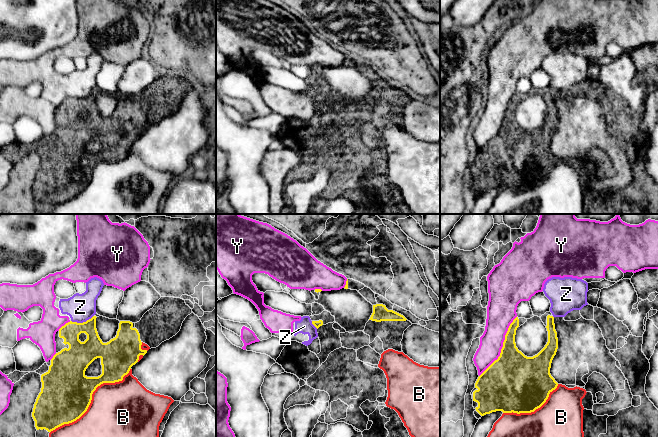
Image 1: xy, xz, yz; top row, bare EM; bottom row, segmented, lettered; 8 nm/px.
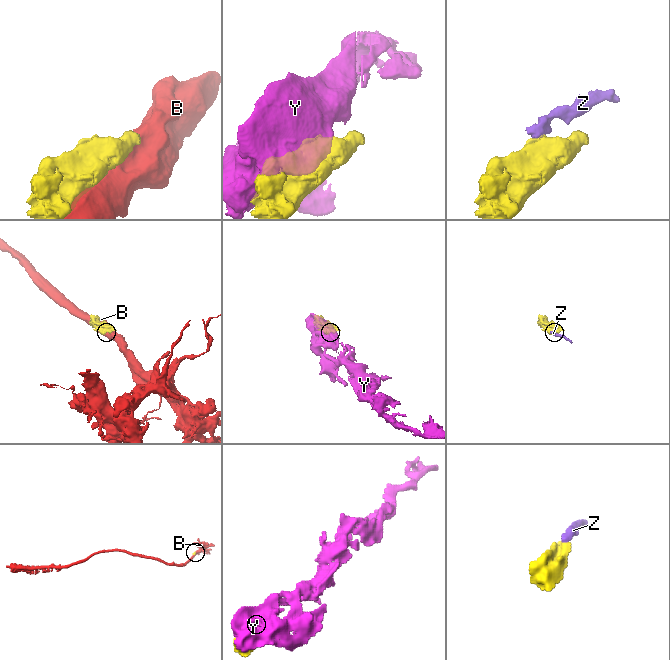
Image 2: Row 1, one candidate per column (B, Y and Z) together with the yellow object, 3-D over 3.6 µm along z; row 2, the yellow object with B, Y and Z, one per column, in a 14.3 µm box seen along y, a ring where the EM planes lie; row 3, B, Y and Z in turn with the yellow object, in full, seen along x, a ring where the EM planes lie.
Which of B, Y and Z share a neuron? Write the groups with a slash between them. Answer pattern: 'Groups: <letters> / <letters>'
Groups: B / Y Z

